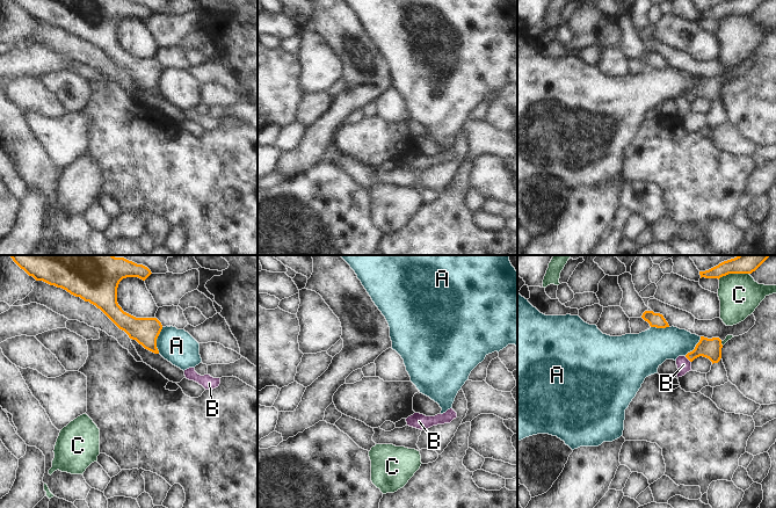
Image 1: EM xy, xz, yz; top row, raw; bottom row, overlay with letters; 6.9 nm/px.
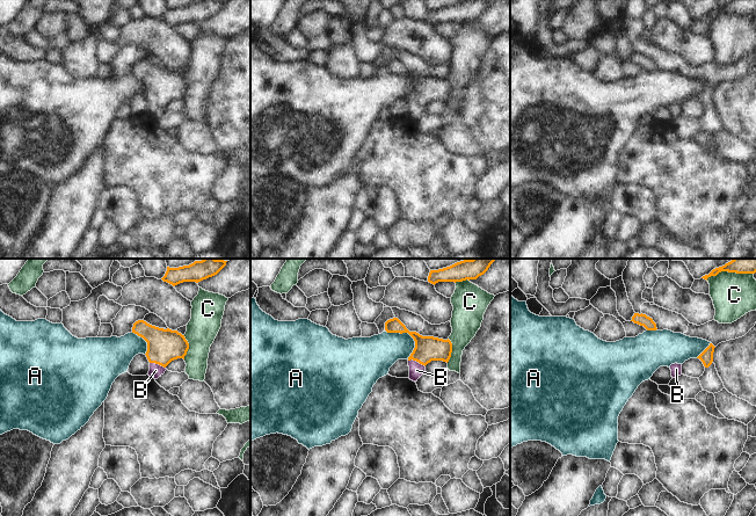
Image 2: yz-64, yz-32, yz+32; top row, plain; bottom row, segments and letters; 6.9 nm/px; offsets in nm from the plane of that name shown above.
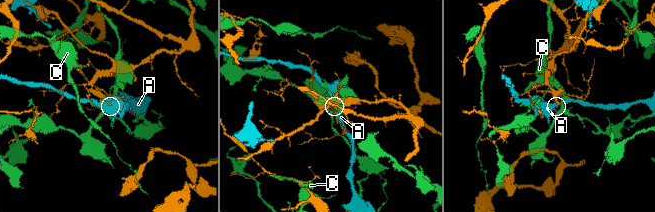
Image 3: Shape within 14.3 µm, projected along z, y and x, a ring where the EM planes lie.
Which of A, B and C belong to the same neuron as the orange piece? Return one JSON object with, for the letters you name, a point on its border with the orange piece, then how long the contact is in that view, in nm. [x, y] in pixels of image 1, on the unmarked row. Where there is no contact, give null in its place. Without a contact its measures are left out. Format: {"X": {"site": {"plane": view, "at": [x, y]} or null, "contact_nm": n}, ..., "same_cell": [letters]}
{"B": {"site": {"plane": "yz", "at": [688, 99]}, "contact_nm": 60}, "same_cell": ["B"]}

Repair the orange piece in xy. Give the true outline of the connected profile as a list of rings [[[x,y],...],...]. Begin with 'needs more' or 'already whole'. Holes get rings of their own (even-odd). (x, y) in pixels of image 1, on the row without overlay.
already whole | [[[13,0],[21,9],[36,21],[61,28],[85,42],[100,49],[130,79],[136,80],[145,89],[159,94],[157,79],[162,70],[157,58],[136,58],[122,50],[117,43],[117,28],[126,17],[138,17],[145,21],[152,13],[143,6],[129,0]]]

